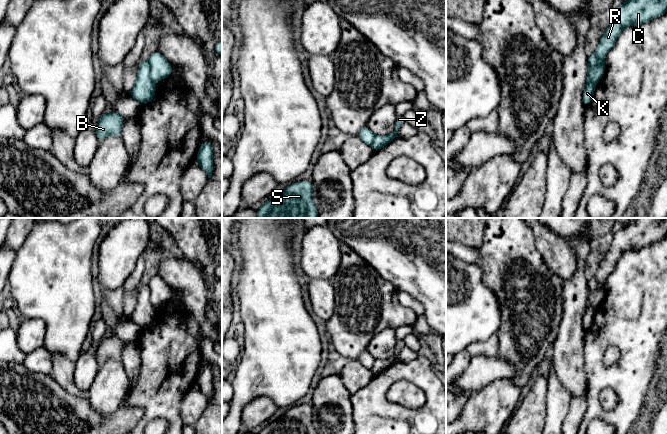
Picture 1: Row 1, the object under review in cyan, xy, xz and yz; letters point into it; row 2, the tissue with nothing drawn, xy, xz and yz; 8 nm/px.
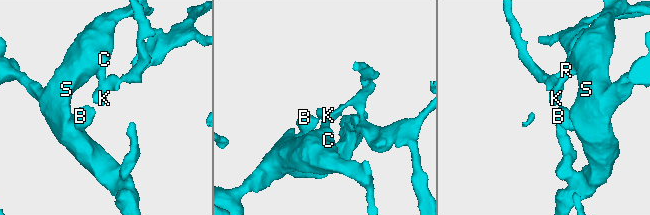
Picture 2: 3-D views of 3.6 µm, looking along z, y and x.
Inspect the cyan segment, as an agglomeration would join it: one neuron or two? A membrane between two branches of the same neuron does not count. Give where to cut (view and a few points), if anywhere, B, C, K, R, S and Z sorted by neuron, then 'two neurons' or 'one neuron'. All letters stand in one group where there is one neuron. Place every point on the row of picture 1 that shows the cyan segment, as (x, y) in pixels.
xy (147, 60), (150, 65), (150, 79), (153, 83) | B C K R S / Z | two neurons

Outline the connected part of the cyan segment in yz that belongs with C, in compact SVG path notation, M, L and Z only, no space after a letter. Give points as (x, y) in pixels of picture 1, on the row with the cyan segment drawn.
M627 0L613 10L612 21L602 34L595 55L604 63L606 54L613 48L617 37L628 26L640 26L665 14L667 0Z

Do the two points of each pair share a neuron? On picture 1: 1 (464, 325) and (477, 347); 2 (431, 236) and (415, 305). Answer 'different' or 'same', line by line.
1: different
2: different

